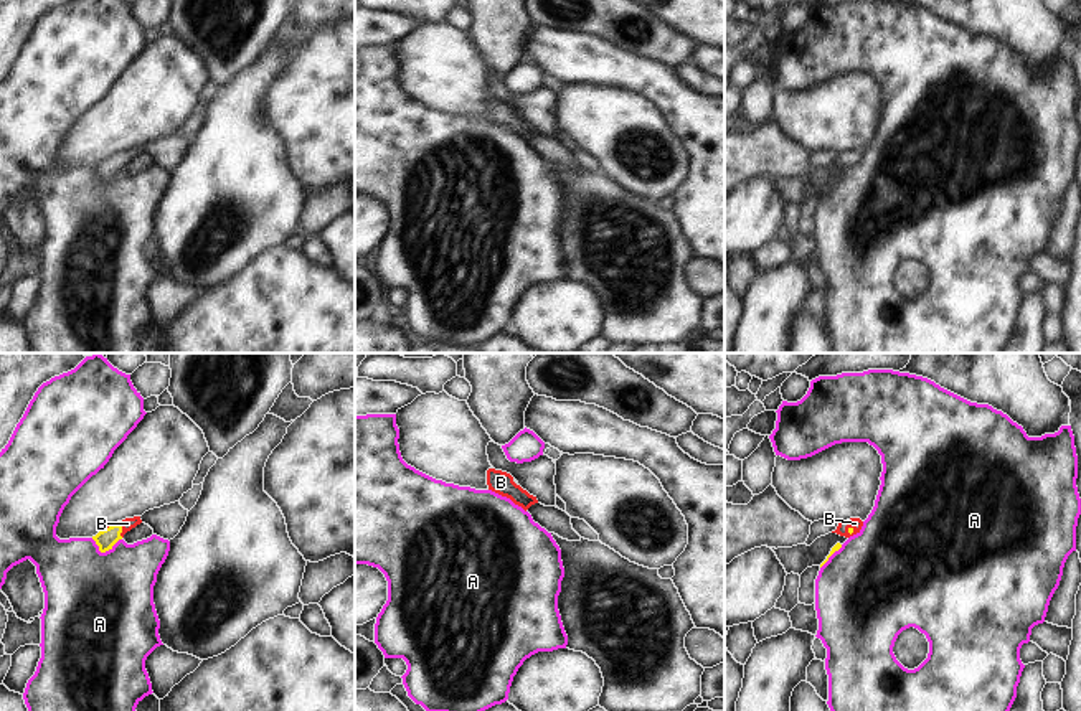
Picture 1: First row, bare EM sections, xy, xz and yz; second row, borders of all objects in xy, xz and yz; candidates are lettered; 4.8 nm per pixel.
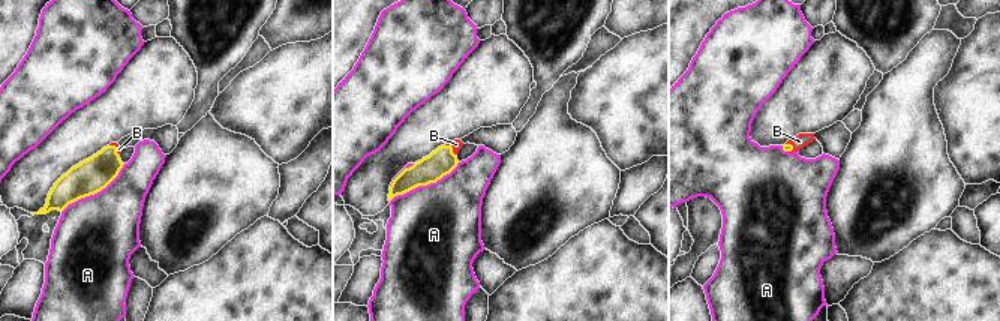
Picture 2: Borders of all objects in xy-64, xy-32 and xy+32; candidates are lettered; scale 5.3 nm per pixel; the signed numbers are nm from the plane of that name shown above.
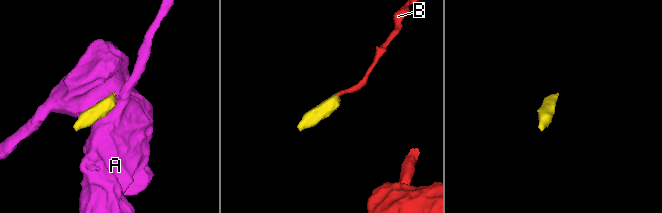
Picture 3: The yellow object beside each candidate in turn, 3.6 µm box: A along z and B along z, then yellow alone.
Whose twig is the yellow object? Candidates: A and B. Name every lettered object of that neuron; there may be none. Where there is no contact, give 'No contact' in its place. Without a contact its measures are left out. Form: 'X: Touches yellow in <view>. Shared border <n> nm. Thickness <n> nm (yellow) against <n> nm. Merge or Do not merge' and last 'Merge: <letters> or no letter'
A: Touches yellow in xy. Shared border 150 nm. Thickness 90 nm (yellow) against 500 nm. Do not merge
B: Touches yellow in xy. Shared border 90 nm. Thickness 90 nm (yellow) against 60 nm. Merge
Merge: B

